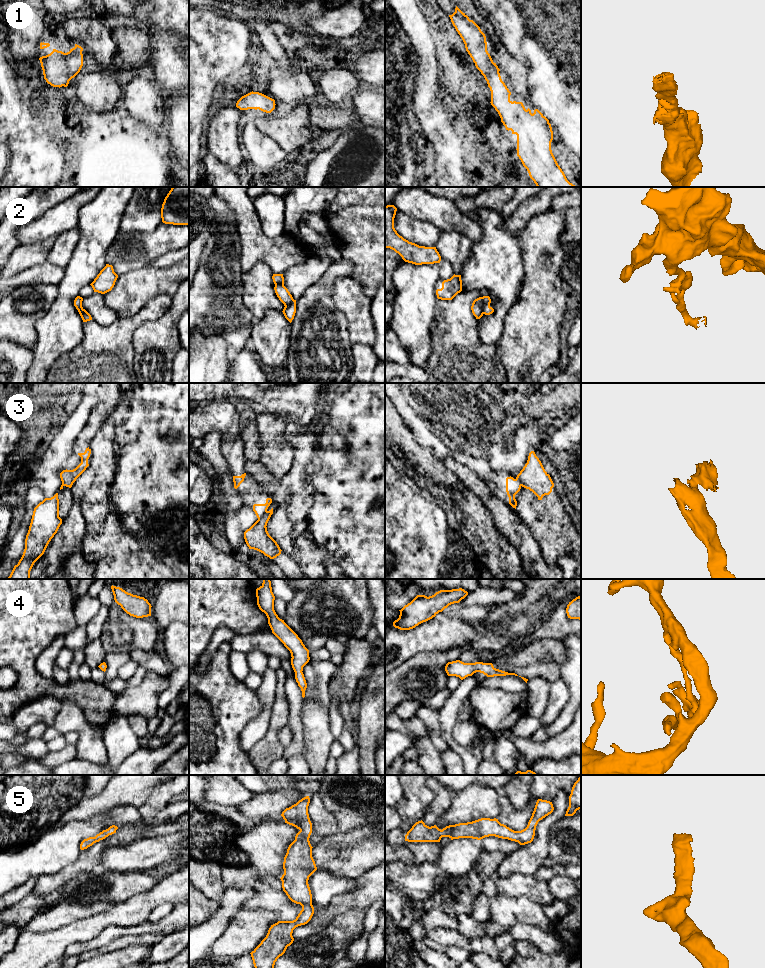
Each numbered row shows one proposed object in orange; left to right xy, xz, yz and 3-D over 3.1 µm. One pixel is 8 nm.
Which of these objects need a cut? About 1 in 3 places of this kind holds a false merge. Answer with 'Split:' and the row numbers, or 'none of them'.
Split: 2, 3

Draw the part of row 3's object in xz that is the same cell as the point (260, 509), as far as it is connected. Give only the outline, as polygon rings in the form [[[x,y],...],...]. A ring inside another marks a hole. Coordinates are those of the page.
[[[267,498],[265,504],[254,504],[253,505],[253,511],[255,512],[257,518],[262,517],[266,513],[271,503],[272,503],[272,499]]]

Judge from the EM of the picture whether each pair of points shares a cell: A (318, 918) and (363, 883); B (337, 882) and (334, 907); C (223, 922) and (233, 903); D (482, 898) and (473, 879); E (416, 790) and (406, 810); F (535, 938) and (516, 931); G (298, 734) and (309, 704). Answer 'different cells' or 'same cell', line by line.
A: same cell
B: different cells
C: same cell
D: different cells
E: same cell
F: same cell
G: different cells

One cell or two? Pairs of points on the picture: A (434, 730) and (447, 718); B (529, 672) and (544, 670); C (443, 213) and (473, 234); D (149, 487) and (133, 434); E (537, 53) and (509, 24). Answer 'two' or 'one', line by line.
A: two
B: one
C: one
D: one
E: one

